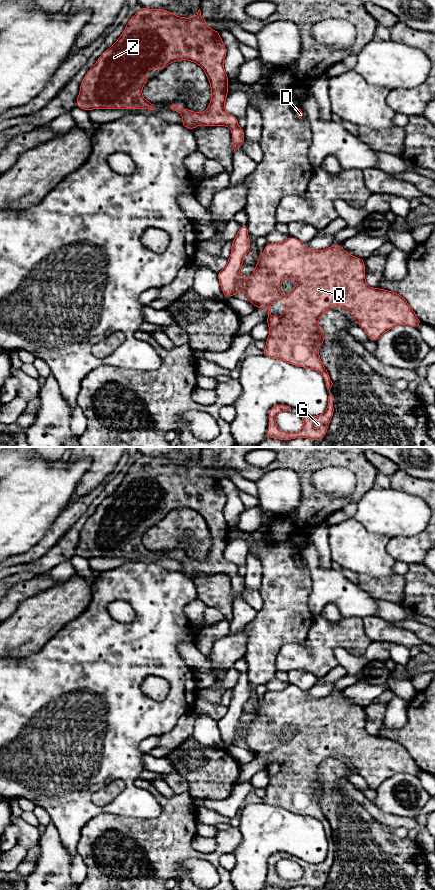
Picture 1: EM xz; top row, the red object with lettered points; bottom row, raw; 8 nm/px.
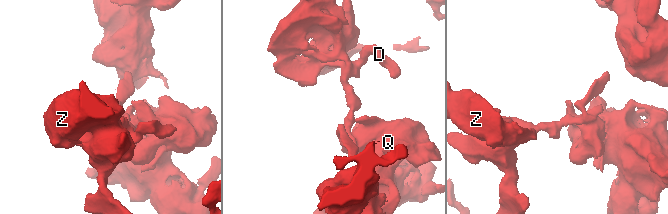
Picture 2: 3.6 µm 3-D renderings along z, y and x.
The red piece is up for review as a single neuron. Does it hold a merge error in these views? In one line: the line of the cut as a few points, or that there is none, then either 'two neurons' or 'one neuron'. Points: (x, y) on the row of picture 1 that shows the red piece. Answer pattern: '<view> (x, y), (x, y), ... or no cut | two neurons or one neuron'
xz (243, 278), (241, 290) | two neurons

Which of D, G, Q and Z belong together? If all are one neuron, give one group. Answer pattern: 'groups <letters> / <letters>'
groups D Z / G Q

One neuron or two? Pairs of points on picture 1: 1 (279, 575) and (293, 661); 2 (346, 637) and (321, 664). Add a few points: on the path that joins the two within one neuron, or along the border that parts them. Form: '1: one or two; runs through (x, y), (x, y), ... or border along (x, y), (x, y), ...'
1: two; border along (309, 629), (304, 644), (286, 643), (275, 661)
2: one; runs through (338, 638), (321, 656)

